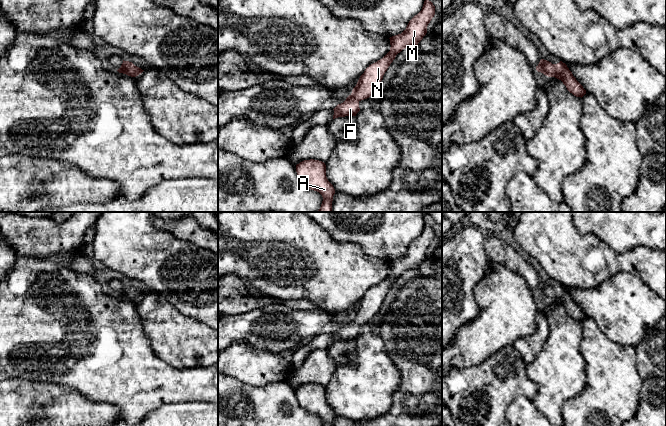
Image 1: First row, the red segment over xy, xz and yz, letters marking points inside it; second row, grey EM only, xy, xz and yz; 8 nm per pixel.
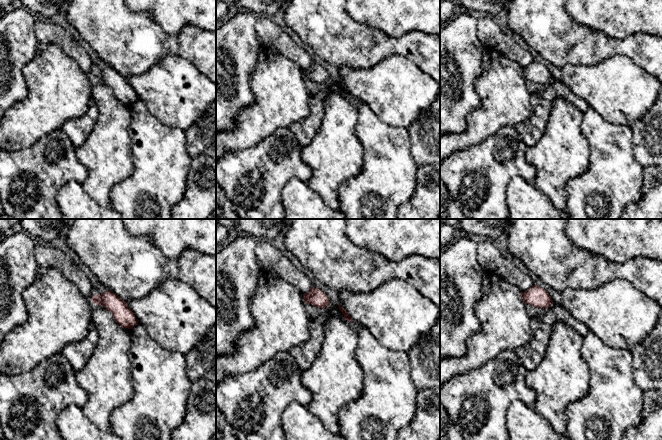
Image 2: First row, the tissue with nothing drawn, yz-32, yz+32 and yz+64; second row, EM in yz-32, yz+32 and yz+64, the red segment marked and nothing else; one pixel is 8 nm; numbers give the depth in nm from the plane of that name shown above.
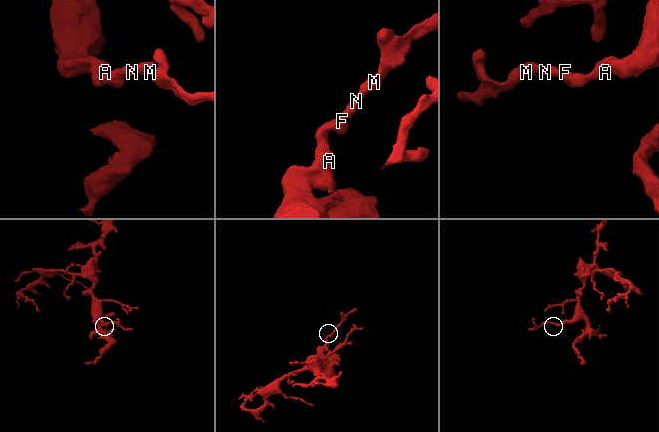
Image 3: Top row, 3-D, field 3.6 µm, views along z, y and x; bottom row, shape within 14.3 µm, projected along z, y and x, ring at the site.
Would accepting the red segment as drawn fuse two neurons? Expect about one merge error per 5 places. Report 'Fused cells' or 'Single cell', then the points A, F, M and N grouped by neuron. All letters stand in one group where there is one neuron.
Single cell. Groups: A F M N

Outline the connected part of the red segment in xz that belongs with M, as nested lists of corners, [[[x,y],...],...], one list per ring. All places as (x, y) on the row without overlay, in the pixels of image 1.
[[[425,223],[422,234],[408,247],[406,253],[390,261],[390,275],[377,286],[369,289],[360,300],[352,317],[333,334],[333,343],[345,340],[356,340],[360,335],[359,326],[367,323],[380,310],[385,296],[396,279],[408,270],[418,269],[427,257],[427,250],[435,239],[435,230]]]

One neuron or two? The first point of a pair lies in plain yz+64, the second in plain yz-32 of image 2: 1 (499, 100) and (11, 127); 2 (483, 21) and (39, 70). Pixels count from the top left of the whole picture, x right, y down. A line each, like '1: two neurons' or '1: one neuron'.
1: one neuron
2: two neurons

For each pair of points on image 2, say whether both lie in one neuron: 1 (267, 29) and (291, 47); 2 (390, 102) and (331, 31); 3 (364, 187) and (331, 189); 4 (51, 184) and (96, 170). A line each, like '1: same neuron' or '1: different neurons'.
1: same neuron
2: different neurons
3: different neurons
4: different neurons

